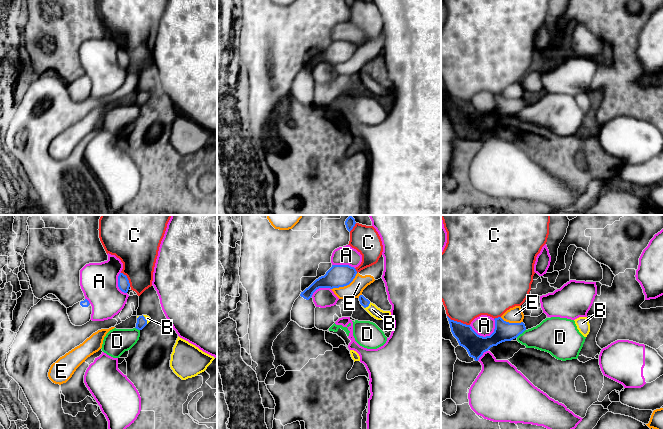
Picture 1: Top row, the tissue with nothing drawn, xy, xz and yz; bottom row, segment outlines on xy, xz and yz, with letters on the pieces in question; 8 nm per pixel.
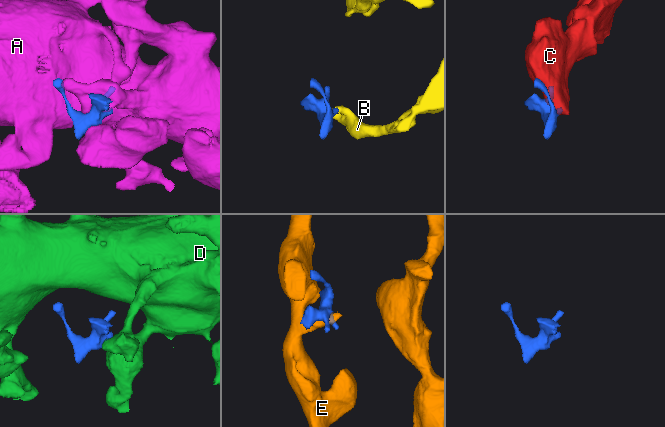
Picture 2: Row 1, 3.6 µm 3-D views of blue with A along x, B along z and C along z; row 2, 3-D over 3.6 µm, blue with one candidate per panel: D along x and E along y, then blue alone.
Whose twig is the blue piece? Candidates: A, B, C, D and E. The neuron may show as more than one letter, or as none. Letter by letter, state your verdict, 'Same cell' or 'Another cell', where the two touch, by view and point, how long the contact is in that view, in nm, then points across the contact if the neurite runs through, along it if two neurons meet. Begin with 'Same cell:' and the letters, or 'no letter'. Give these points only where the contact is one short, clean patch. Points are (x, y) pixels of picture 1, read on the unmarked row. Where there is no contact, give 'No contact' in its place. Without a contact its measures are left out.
Same cell: B
A: Another cell. Touches blue at yz (486, 112). Shared border 220 nm
B: Same cell. Touches blue at xz (366, 82). Shared border 80 nm. Path across: xz (364, 78), (366, 82), (372, 85)
C: Another cell. Touches blue at yz (458, 98). Shared border 200 nm
D: Another cell. Touches blue at yz (520, 109). Shared border 100 nm. Boundary: yz (525, 105), (516, 113)
E: Another cell. Touches blue at xz (345, 61). Shared border 260 nm. Boundary: xz (357, 49), (348, 60), (331, 65)

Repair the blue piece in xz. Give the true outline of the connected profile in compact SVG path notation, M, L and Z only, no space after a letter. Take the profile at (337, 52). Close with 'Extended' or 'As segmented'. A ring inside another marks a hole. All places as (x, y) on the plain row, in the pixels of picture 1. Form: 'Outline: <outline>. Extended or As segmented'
Outline: M332 41L324 52L316 55L308 64L301 68L291 86L291 96L300 103L312 105L315 103L315 80L312 71L319 64L339 64L349 61L357 47L349 41Z. Extended

